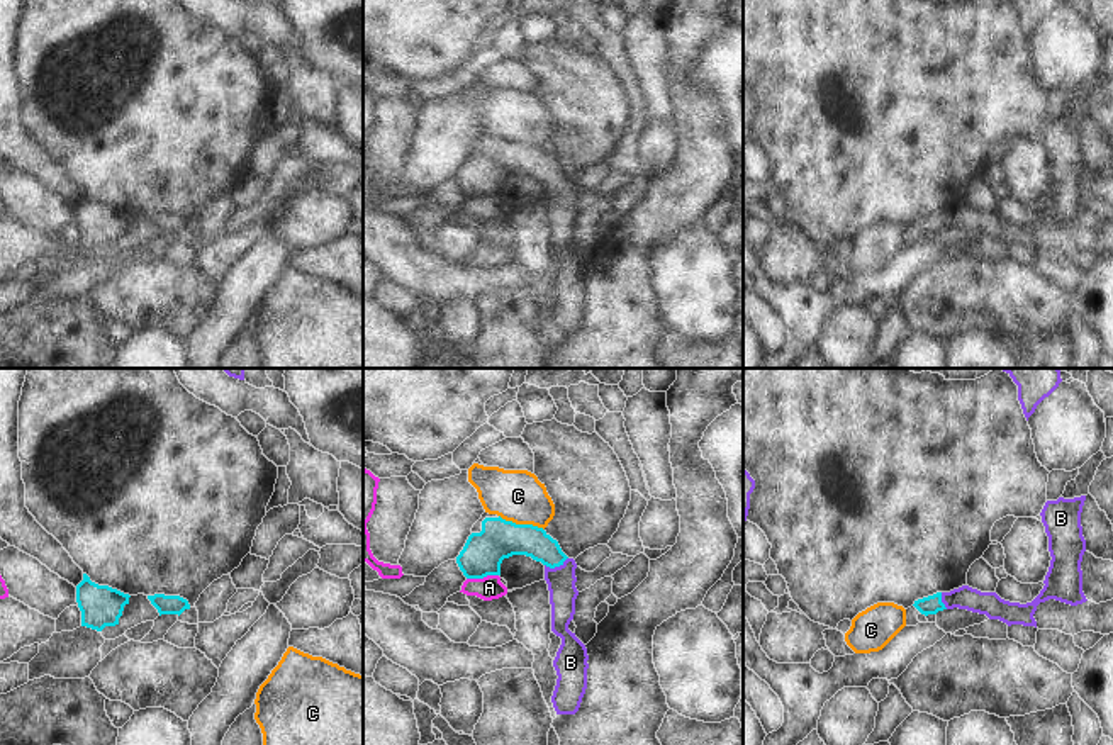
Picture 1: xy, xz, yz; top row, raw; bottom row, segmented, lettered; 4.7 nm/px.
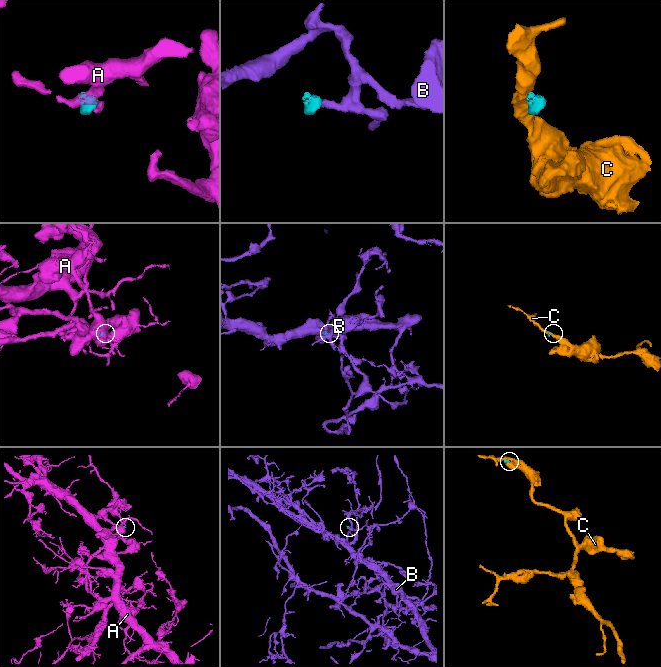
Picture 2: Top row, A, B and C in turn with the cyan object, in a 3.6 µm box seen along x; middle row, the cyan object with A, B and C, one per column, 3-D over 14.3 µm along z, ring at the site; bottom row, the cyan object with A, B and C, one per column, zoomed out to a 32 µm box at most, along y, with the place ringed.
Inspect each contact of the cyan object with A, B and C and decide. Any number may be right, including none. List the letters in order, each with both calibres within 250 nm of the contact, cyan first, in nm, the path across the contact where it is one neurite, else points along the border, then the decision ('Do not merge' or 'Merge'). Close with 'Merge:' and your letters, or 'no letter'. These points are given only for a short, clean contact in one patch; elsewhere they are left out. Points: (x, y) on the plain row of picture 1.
A: Thickness 190 nm (cyan) against 120 nm. Boundary: xz (497, 194), (467, 199). Do not merge
B: Thickness 150 nm (cyan) against 130 nm. Path across: xz (511, 158), (530, 160), (555, 185), (562, 199). Merge
C: Thickness 190 nm (cyan) against 240 nm. Do not merge
Merge: B.

